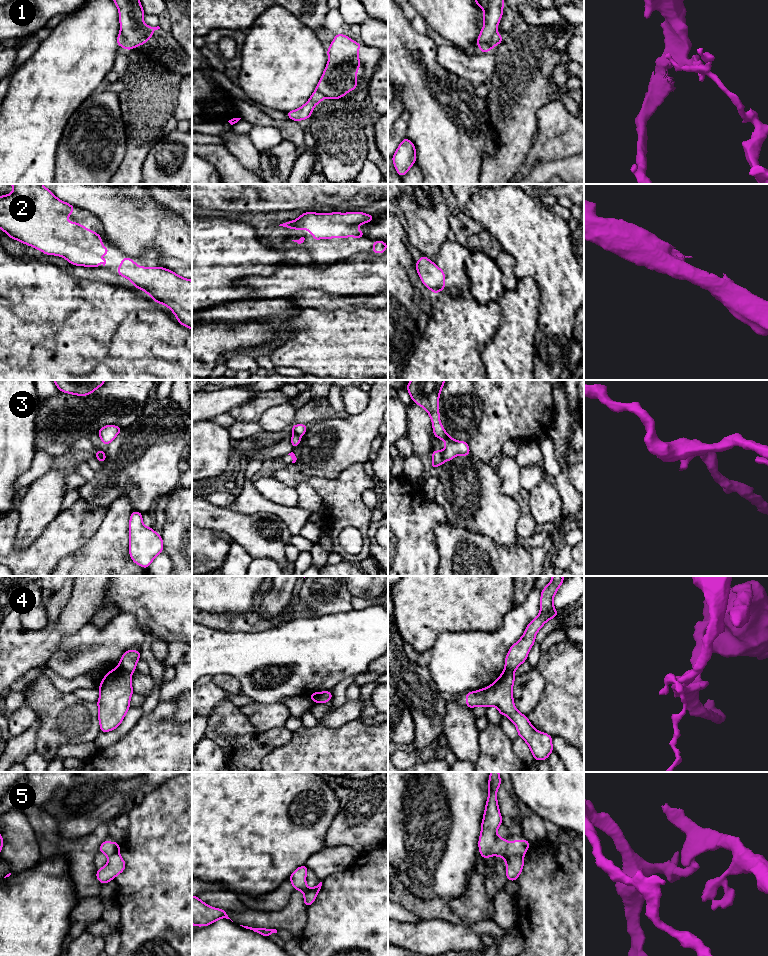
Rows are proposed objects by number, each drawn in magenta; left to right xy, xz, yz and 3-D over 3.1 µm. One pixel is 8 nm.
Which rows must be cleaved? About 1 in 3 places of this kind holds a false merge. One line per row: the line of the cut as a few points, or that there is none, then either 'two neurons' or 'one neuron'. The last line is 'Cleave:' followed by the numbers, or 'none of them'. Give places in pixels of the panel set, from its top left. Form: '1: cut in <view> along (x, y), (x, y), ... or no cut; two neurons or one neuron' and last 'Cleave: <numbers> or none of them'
1: cut in xy along (120, 32), (124, 38), (123, 45); two neurons
2: no cut; one neuron
3: cut in yz along (441, 451), (444, 461); two neurons
4: cut in xy along (118, 666), (131, 673); two neurons
5: cut in yz along (522, 856), (509, 855), (504, 859); two neurons
Cleave: 1, 3, 4, 5

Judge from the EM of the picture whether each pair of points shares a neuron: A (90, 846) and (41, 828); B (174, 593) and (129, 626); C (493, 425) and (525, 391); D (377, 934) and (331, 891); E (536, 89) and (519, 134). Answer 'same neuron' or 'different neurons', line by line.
A: same neuron
B: different neurons
C: same neuron
D: same neuron
E: same neuron

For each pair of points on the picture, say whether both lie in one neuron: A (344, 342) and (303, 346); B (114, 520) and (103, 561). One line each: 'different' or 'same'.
A: same
B: same

